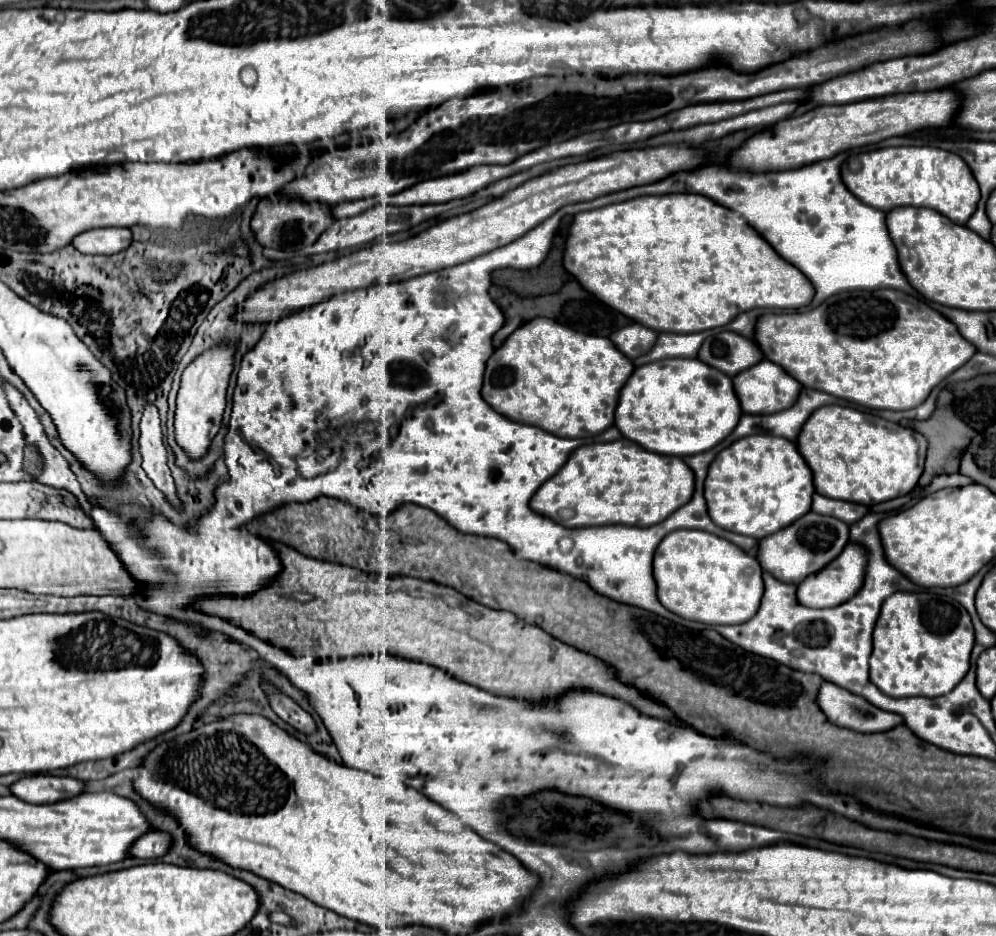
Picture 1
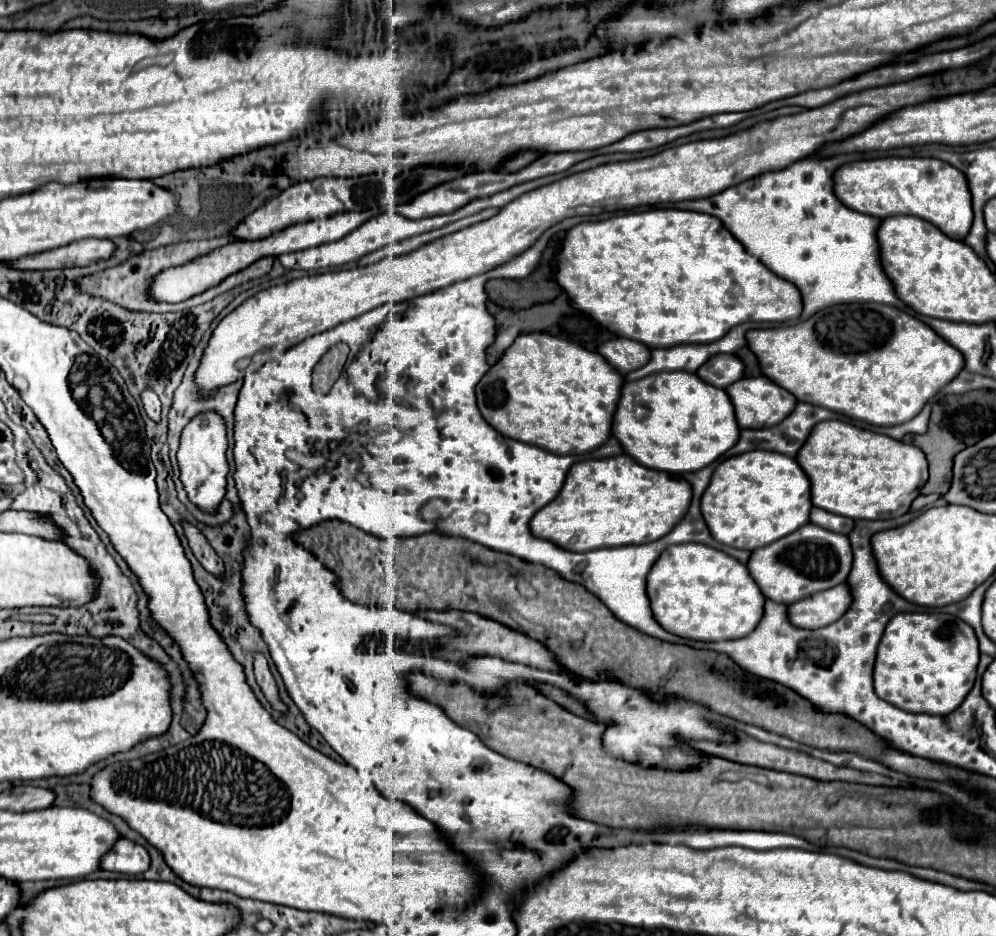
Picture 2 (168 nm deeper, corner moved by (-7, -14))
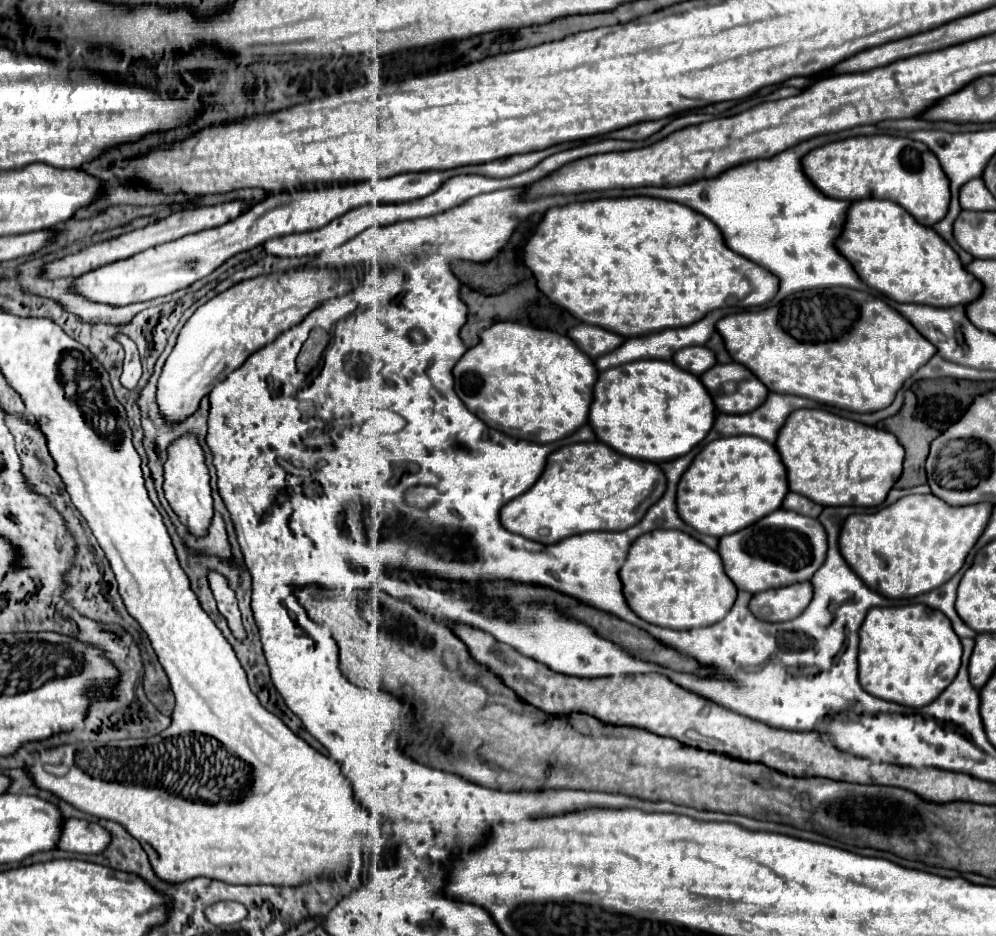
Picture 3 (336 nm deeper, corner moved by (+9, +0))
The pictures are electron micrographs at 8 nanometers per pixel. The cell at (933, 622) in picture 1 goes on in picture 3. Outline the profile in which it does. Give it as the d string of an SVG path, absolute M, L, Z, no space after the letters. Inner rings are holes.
M924 604L868 610L860 630L858 672L862 688L882 700L902 706L926 706L954 680L960 668L962 644L950 620ZM944 666L942 672L938 668Z

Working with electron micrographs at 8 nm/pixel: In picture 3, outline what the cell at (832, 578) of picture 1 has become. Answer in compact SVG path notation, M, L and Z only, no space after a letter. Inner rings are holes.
M800 582L800 584L754 594L750 598L748 608L766 622L786 622L796 618L806 608L806 604L810 604L810 600L812 600L810 582ZM764 608L768 610L766 616L762 616Z

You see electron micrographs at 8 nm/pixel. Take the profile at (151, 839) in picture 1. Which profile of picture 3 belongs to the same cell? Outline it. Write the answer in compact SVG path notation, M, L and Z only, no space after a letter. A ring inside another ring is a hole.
M64 818L58 848L78 854L100 854L108 842L110 836L100 824L78 818Z

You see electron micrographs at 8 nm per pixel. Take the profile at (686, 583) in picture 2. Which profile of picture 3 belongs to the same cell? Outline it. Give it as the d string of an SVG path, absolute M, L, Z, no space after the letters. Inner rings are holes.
M654 530L636 538L618 574L630 610L672 630L716 624L736 600L736 586L726 576L718 552L680 530Z

